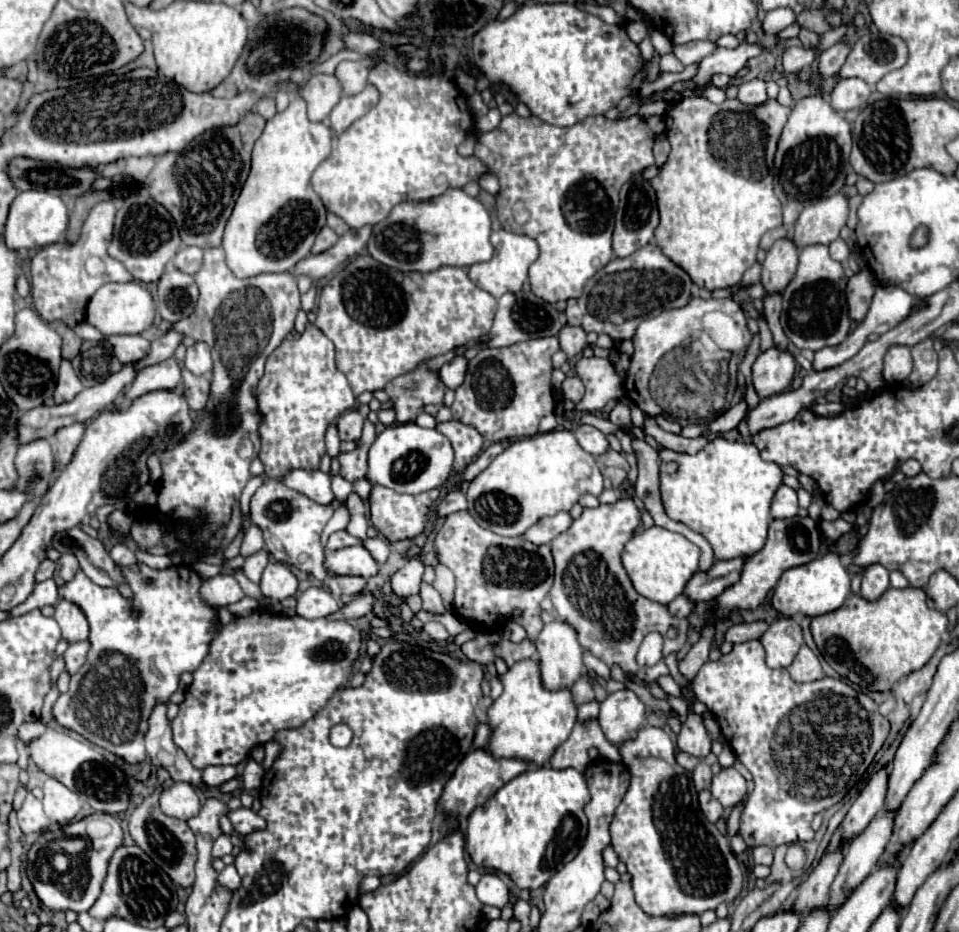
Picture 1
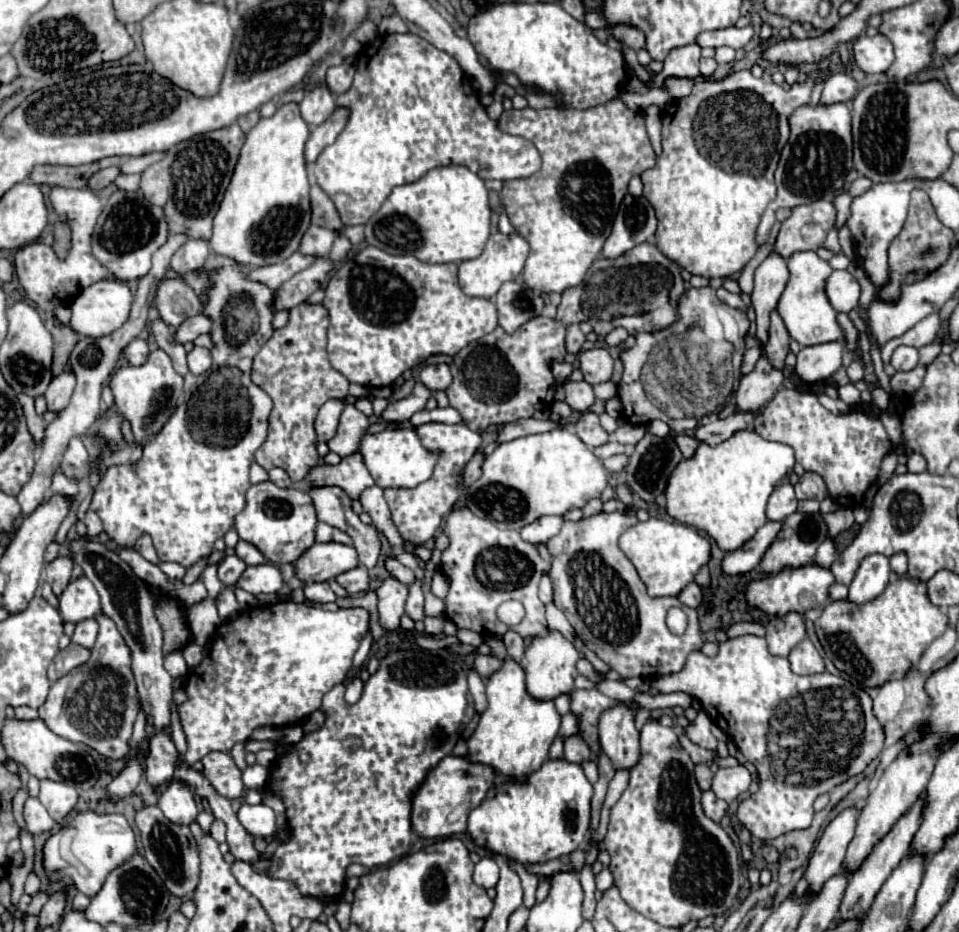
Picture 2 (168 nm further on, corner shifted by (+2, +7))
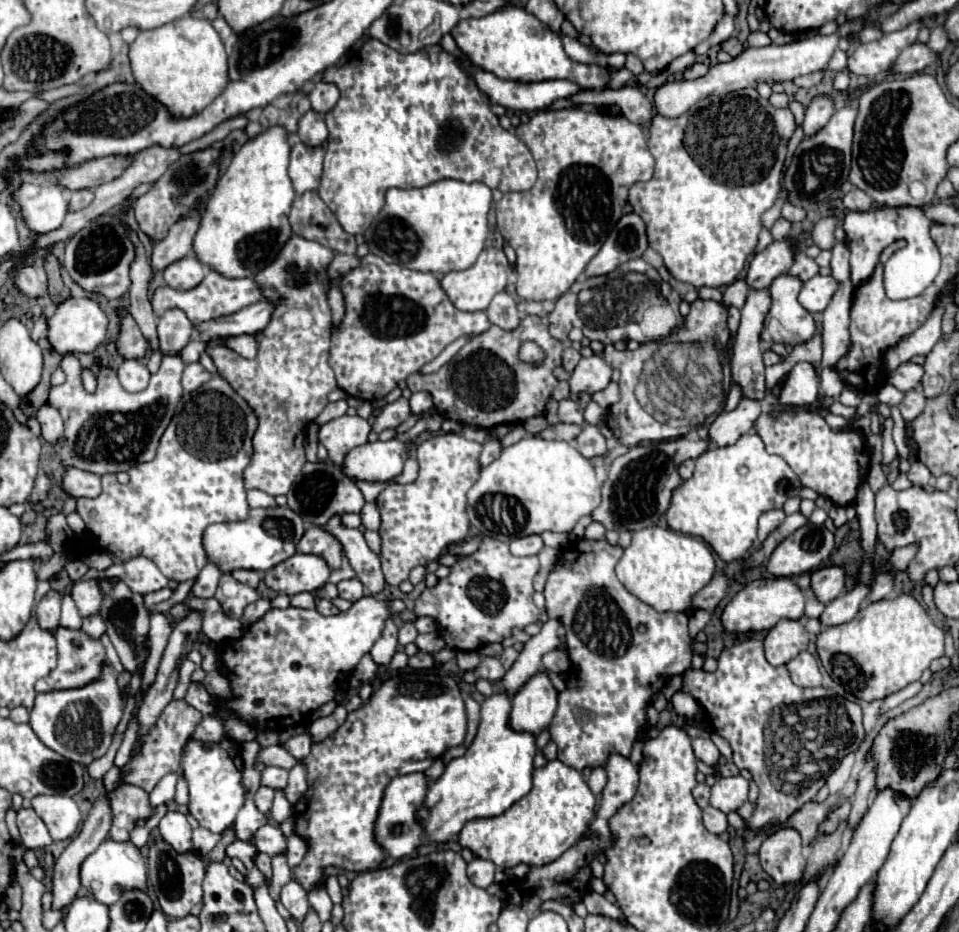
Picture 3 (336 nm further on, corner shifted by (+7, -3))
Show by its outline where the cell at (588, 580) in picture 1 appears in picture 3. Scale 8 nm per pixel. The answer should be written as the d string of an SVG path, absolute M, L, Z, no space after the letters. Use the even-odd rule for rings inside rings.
M582 538L582 540L578 540L578 542L574 544L574 554L576 554L576 558L574 558L574 560L558 560L556 566L554 566L554 568L550 570L550 574L548 574L546 588L544 588L546 612L548 612L548 616L554 618L554 620L560 620L562 626L564 626L564 630L566 630L568 656L570 656L572 670L574 670L574 676L572 676L570 680L572 680L572 684L578 684L578 686L580 686L580 688L576 688L576 690L564 690L564 692L558 694L558 710L556 710L556 714L554 714L554 718L552 718L550 734L552 734L552 740L558 744L558 760L560 760L562 764L566 764L566 766L578 770L578 772L582 772L584 768L598 768L598 766L604 766L606 756L608 756L612 750L616 750L618 754L630 756L632 744L636 742L640 730L642 730L644 724L646 724L644 706L650 704L652 696L654 696L656 692L660 692L672 676L682 674L682 672L690 666L692 656L694 656L694 652L692 652L692 636L690 636L690 632L688 632L688 614L686 614L686 612L664 612L664 614L660 614L660 612L656 612L652 606L648 606L648 604L644 604L642 600L638 600L634 594L630 594L630 592L624 588L624 584L618 580L614 568L616 568L616 564L618 564L622 552L624 552L624 550L622 550L620 546L612 546L606 538L596 540L596 542ZM640 624L646 628L644 632L638 630Z

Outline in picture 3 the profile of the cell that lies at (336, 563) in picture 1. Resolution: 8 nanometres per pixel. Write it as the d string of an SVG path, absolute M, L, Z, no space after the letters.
M294 554L288 562L280 562L276 570L268 570L264 582L276 592L294 596L300 592L316 592L328 582L330 572L324 558L314 554Z

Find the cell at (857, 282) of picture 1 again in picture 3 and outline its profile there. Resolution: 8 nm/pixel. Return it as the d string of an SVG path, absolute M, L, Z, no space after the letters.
M814 276L804 284L804 290L800 292L800 304L806 310L812 310L812 314L820 314L830 304L832 296L838 292L840 282L832 276Z

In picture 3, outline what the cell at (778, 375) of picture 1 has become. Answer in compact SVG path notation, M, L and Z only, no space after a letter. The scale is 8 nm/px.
M742 398L734 410L718 414L718 418L708 428L710 430L708 440L718 446L734 444L742 434L750 432L750 428L758 420L760 412L762 412L762 406L758 400Z

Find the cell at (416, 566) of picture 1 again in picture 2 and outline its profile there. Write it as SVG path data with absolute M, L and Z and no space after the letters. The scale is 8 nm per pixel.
M387 578L377 588L377 612L379 624L387 632L397 632L401 616L405 614L405 600L407 600L407 586L401 584L397 578Z

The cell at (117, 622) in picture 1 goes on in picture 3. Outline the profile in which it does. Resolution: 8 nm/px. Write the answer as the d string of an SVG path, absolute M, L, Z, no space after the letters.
M102 664L100 678L82 686L68 690L52 690L36 696L36 704L30 710L30 726L36 736L52 750L62 754L72 762L84 766L92 760L102 758L108 748L118 722L124 716L124 696L120 692L112 664Z

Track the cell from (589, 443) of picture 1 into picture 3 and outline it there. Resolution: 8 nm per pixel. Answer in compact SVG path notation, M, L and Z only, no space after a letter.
M586 424L586 426L582 428L582 432L580 432L578 438L576 438L576 448L578 448L578 452L580 452L584 458L602 456L602 454L608 452L608 450L606 450L606 440L604 440L600 428L594 426L594 424Z

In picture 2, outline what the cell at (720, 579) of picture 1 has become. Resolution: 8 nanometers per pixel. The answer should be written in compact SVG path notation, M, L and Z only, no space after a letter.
M767 522L765 526L761 526L757 530L757 534L749 542L745 542L739 550L729 552L725 556L723 572L725 574L745 574L745 572L757 568L761 558L763 558L763 554L767 552L767 548L777 538L781 526L783 526L781 522Z

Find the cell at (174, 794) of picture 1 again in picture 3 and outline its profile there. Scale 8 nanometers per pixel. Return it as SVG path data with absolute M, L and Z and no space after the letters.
M168 812L160 824L158 824L158 830L160 830L160 836L172 844L172 848L176 852L190 852L192 850L192 828L186 820L186 816L182 812Z

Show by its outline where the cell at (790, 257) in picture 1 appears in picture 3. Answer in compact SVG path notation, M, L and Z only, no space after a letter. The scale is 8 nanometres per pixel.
M750 288L746 304L742 308L742 320L740 320L740 328L738 328L738 336L736 336L736 344L734 344L734 354L732 354L732 378L742 386L742 392L746 398L764 398L764 362L762 362L762 328L764 328L764 318L770 310L772 304L772 296L768 288L756 290Z

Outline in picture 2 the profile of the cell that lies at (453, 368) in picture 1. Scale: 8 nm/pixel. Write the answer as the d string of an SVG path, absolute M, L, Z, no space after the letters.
M447 364L425 366L425 368L419 372L419 380L421 380L431 392L445 390L445 388L451 384L451 372L449 372L449 366L447 366Z

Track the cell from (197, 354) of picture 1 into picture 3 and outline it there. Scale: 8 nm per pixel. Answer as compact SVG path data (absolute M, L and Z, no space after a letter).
M194 362L194 364L188 364L184 368L184 374L182 374L182 388L186 392L194 392L198 390L204 382L208 382L210 378L210 372L200 364L200 362Z

